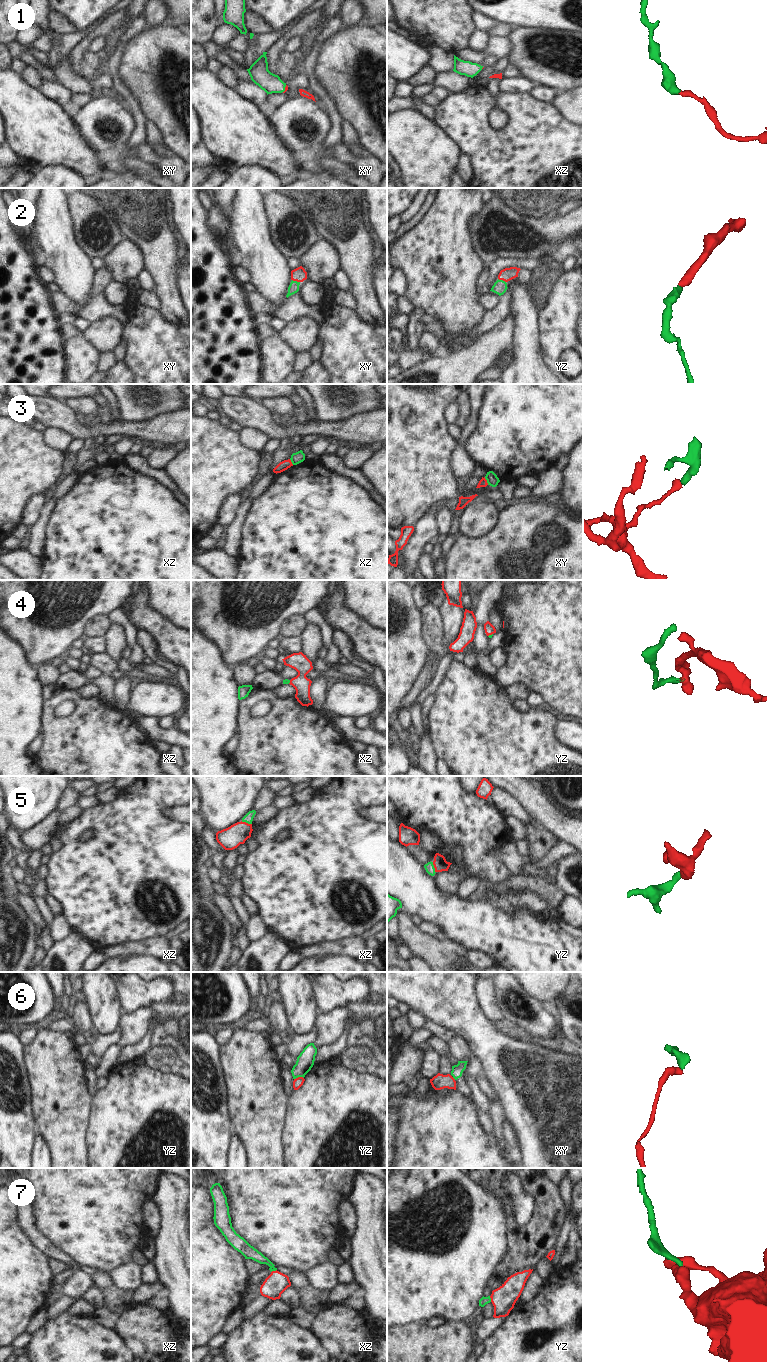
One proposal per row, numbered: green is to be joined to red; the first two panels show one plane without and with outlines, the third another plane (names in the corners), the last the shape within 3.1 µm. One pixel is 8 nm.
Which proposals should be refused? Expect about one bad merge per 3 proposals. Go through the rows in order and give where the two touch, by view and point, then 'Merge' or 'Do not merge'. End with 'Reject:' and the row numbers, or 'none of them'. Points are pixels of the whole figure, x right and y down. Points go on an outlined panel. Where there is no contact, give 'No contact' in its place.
1: Touches red at xy (285, 89). Merge
2: Touches red at xy (296, 280). Merge
3: Touches red at xy (486, 481). Do not merge
4: Touches red at yz (490, 634). Merge
5: Touches red at xz (245, 822). Merge
6: Touches red at yz (298, 1077). Do not merge
7: Touches red at xz (273, 1271). Merge
Reject: 3, 6.

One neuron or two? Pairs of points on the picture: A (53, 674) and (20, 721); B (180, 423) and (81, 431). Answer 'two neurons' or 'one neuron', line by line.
A: two neurons
B: one neuron

